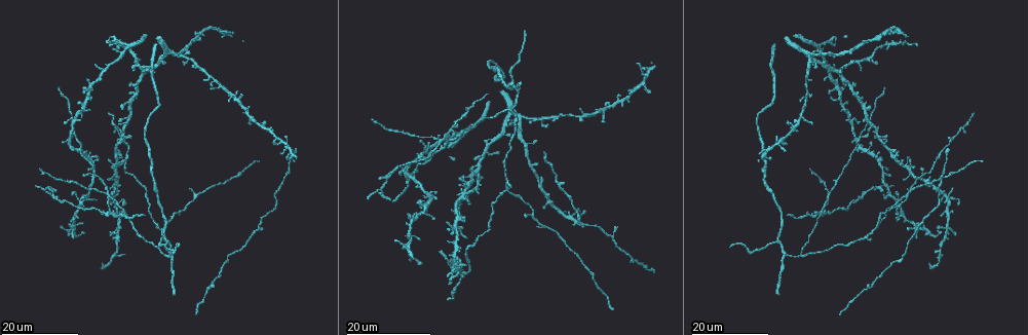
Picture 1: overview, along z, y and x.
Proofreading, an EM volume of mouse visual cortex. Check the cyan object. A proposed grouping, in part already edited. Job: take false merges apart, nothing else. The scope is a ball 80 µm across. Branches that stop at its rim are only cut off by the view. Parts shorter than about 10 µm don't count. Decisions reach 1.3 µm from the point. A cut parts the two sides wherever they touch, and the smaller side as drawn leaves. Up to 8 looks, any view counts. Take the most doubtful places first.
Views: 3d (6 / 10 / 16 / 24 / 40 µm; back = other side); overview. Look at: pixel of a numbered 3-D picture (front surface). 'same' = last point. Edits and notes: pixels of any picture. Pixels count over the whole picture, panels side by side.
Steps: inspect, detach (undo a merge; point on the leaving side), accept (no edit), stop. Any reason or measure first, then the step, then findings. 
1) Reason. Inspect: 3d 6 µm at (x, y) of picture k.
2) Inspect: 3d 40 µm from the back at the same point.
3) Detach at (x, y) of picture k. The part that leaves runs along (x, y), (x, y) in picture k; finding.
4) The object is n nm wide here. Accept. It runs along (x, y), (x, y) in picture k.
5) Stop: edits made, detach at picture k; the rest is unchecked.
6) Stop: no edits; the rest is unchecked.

Four or more arms meet. Inspect: 3d 24 µm at (828, 194) of picture 1.

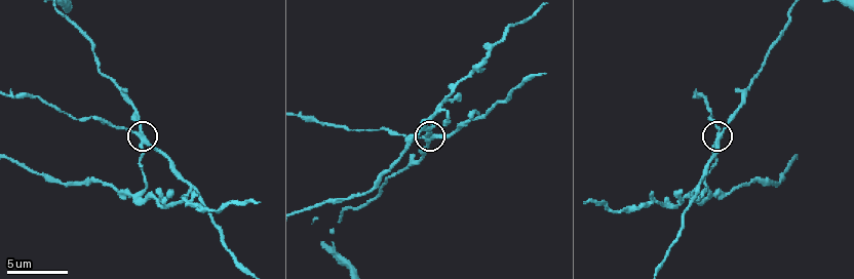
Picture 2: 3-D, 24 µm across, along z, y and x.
Inspect: 3d 6 µm at (715, 142) of picture 2.

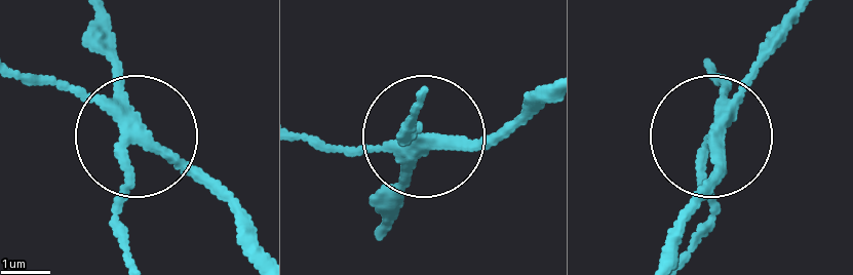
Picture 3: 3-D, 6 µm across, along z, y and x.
The side arm is 34 µm long. Detach at (121, 224) of picture 3. The part that leaves runs along (124, 151), (124, 257) in picture 3; a second neuron is stuck on.

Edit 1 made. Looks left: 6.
Inspect: overview.

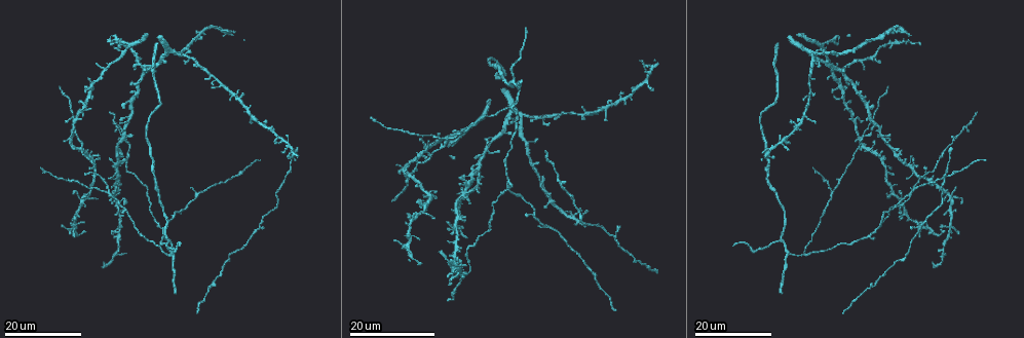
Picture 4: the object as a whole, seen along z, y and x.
Three arms meet. Inspect: 3d 16 µm at (468, 252) of picture 4.

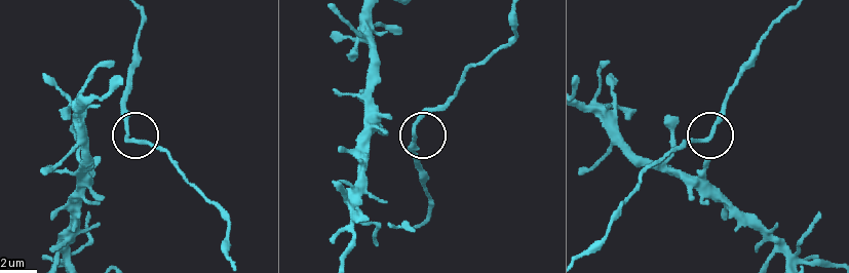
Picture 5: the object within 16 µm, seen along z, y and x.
Inspect: 3d 10 µm at (706, 138) of picture 5.

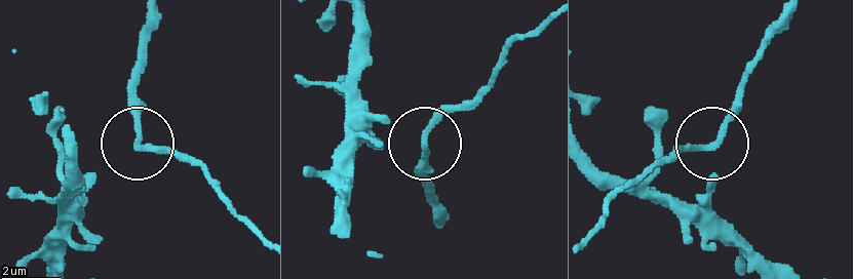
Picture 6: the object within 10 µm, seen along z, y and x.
Accept. It runs along (262, 236), (203, 170), (140, 141), (138, 77) in picture 6; continuous, no second neuron.

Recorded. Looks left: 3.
Four-way junction. Inspect: 3d 16 µm at (75, 133) of picture 4.

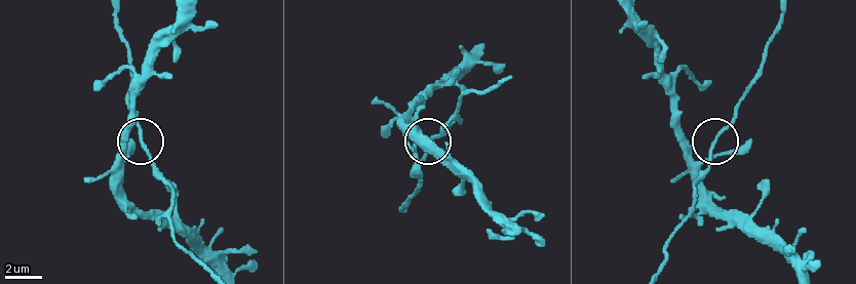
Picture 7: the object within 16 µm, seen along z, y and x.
Zoom in. Inspect: 3d 10 µm at (143, 141) of picture 7.

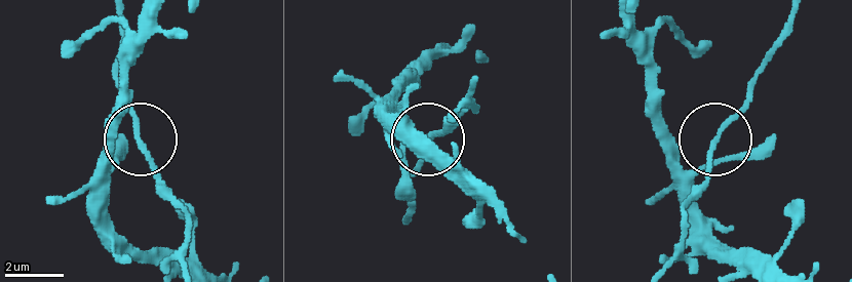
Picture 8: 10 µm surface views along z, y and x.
The side arm is 16 µm long. Accept. Continuous, no second neuron.

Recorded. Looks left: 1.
Stop: edits made, detach at picture 3; the rest is unchecked.

